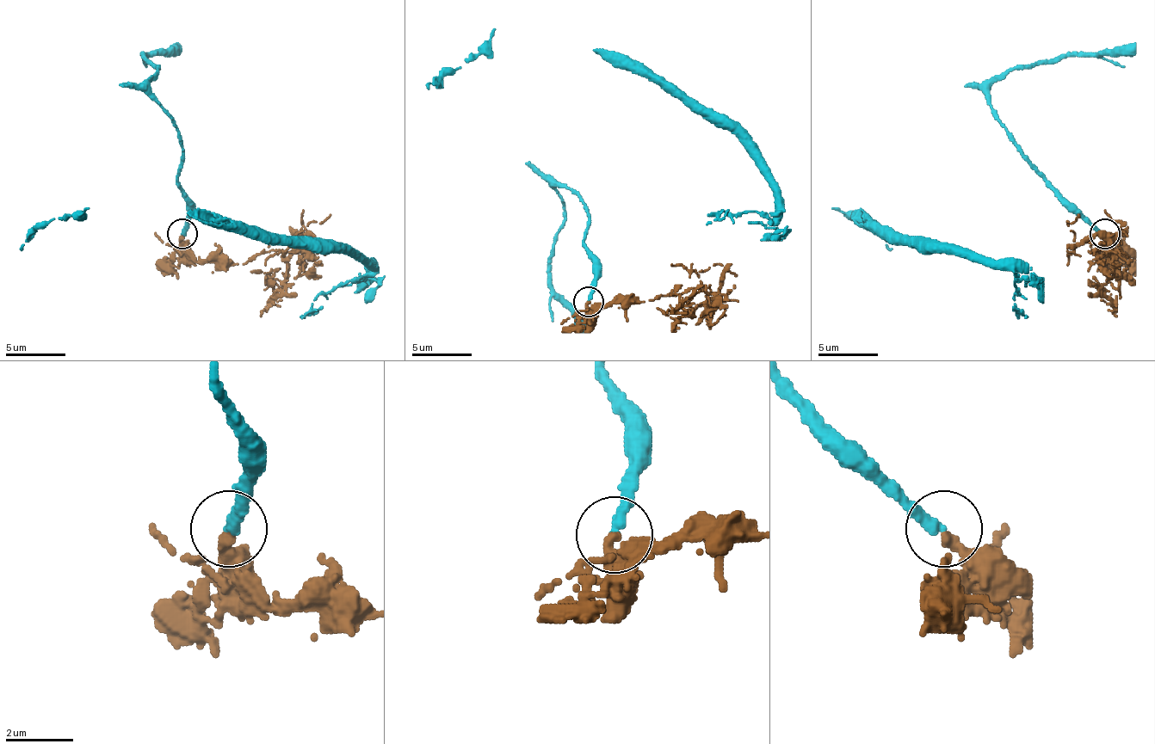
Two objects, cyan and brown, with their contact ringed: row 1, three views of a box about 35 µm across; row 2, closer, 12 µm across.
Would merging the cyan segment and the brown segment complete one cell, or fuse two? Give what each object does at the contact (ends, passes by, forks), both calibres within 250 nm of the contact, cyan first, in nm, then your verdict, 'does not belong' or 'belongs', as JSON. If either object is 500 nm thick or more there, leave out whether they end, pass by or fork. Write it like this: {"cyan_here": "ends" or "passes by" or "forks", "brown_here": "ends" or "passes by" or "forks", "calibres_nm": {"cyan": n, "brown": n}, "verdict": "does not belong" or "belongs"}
{"cyan_here": "ends", "brown_here": "ends", "calibres_nm": {"cyan": 320, "brown": 340}, "verdict": "does not belong"}

